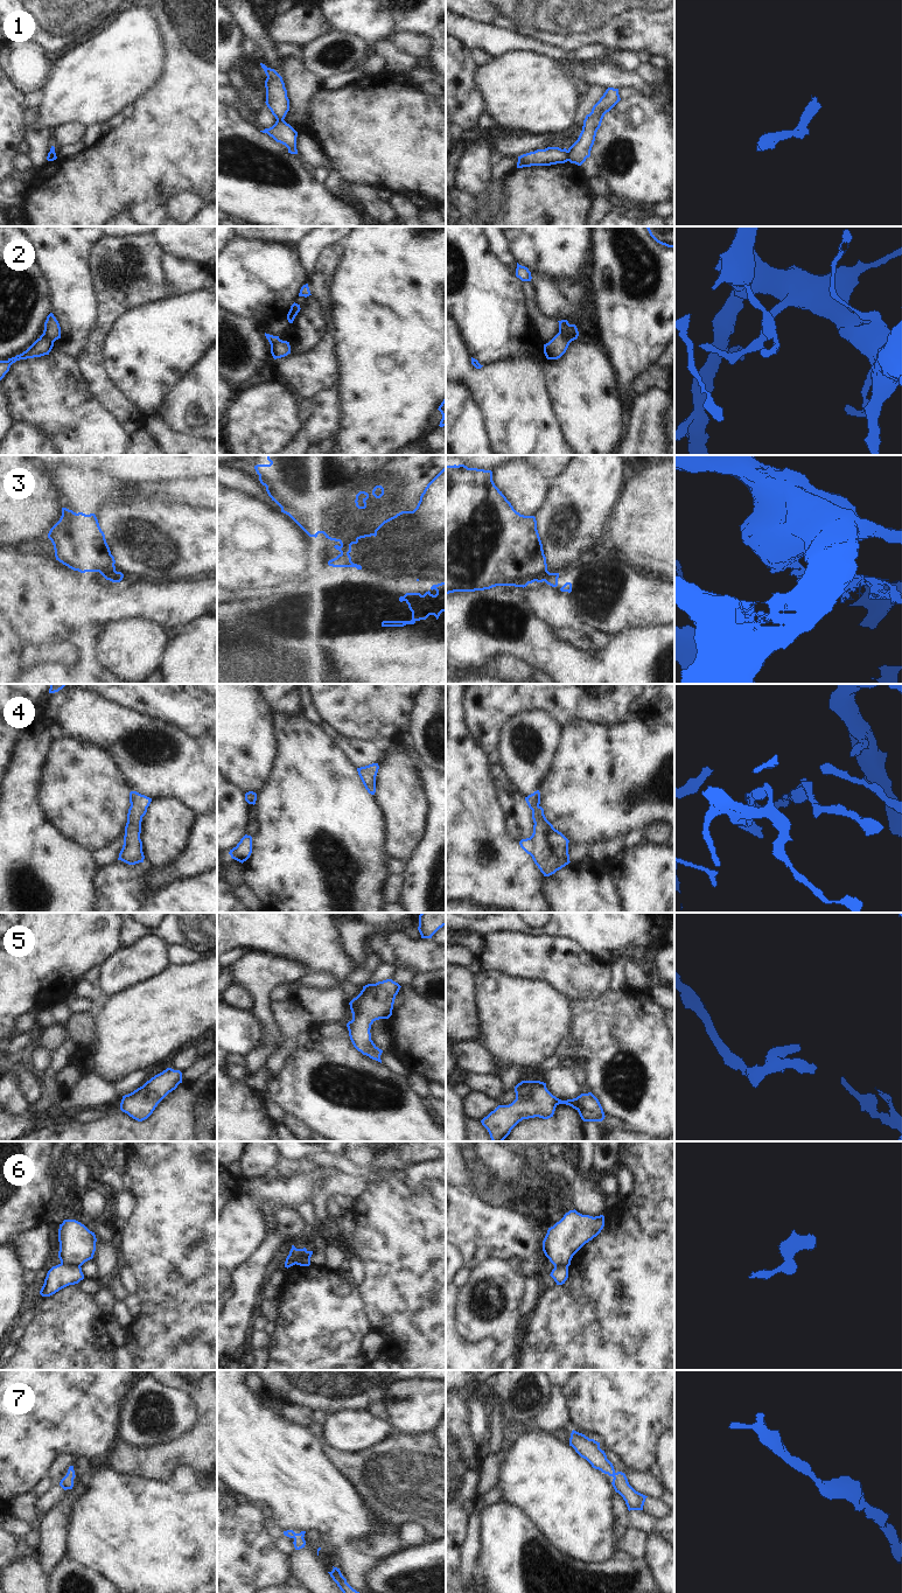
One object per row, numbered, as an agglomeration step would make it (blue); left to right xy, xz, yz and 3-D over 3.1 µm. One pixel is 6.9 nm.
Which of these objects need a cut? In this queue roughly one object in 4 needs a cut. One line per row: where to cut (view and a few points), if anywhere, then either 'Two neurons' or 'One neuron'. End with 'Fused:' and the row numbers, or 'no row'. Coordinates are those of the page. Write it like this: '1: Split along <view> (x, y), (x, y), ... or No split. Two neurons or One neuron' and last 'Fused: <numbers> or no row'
1: Split along yz (566, 151), (568, 160). Two neurons
2: Split along yz (559, 330), (570, 342). Two neurons
3: Split along yz (546, 570), (544, 580). Two neurons
4: No split. One neuron
5: No split. One neuron
6: Split along xy (61, 1262), (79, 1266). Two neurons
7: No split. One neuron
Fused: 1, 2, 3, 6

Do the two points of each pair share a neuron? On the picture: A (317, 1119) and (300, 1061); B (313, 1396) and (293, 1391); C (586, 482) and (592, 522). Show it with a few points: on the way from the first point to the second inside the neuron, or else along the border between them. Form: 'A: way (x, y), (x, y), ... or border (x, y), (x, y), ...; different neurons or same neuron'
A: way (317, 1105), (317, 1098), (308, 1088), (308, 1075); same neuron
B: way (308, 1391), (298, 1391); same neuron
C: way (586, 491), (586, 512); same neuron

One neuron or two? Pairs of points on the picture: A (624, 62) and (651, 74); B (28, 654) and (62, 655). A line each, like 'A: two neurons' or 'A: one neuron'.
A: two neurons
B: one neuron

